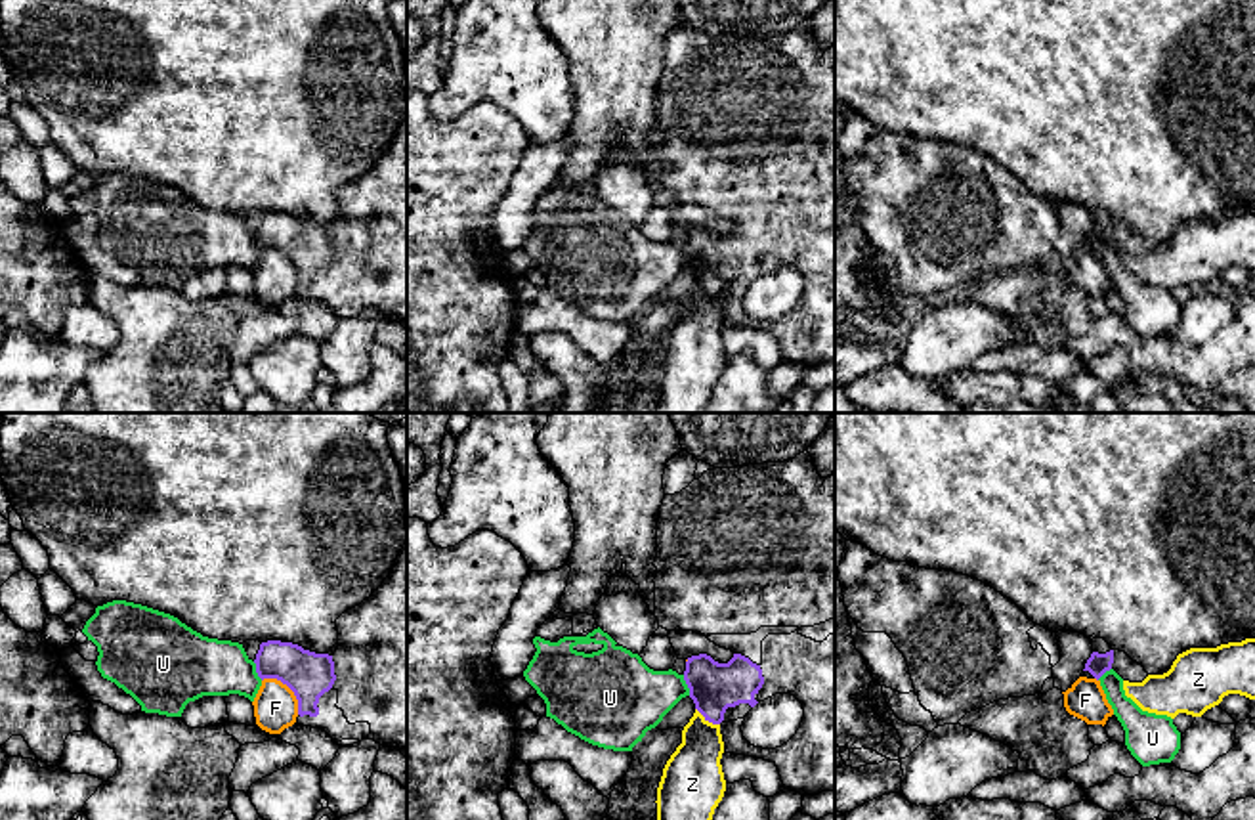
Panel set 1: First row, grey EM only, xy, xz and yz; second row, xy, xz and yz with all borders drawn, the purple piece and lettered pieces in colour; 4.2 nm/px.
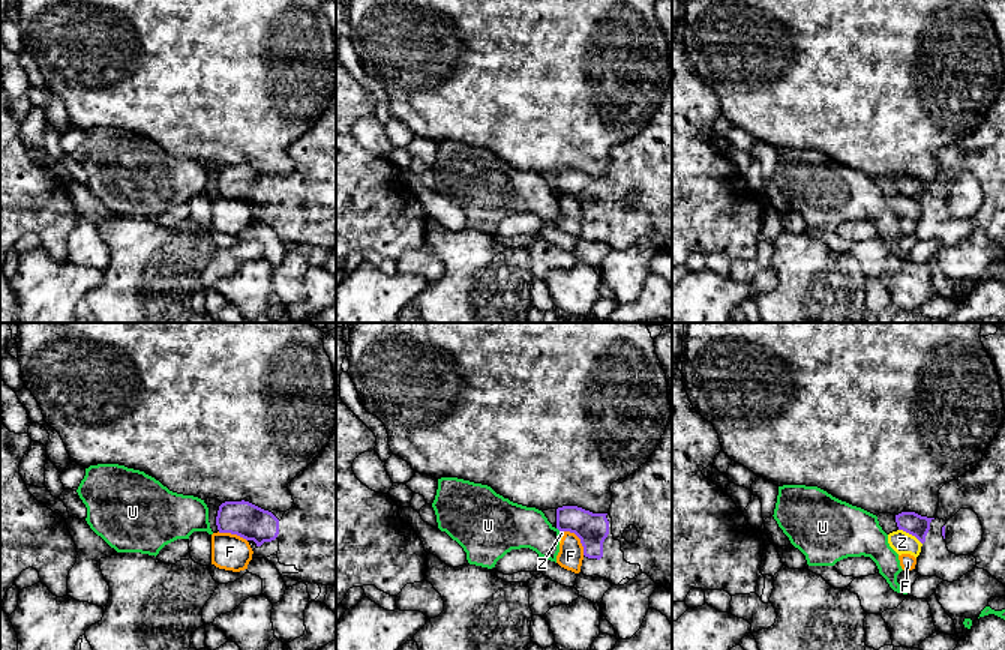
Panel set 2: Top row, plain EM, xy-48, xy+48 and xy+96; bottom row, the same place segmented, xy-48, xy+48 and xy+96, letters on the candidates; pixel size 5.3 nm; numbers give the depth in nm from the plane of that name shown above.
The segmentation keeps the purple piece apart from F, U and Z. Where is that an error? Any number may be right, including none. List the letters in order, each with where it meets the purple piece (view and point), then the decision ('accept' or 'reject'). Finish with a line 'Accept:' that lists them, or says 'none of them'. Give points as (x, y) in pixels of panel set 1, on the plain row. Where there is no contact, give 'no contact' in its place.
F: xy (289, 258) | reject
U: xz (686, 255) | reject
Z: xz (707, 291) | reject
Accept: none of them

